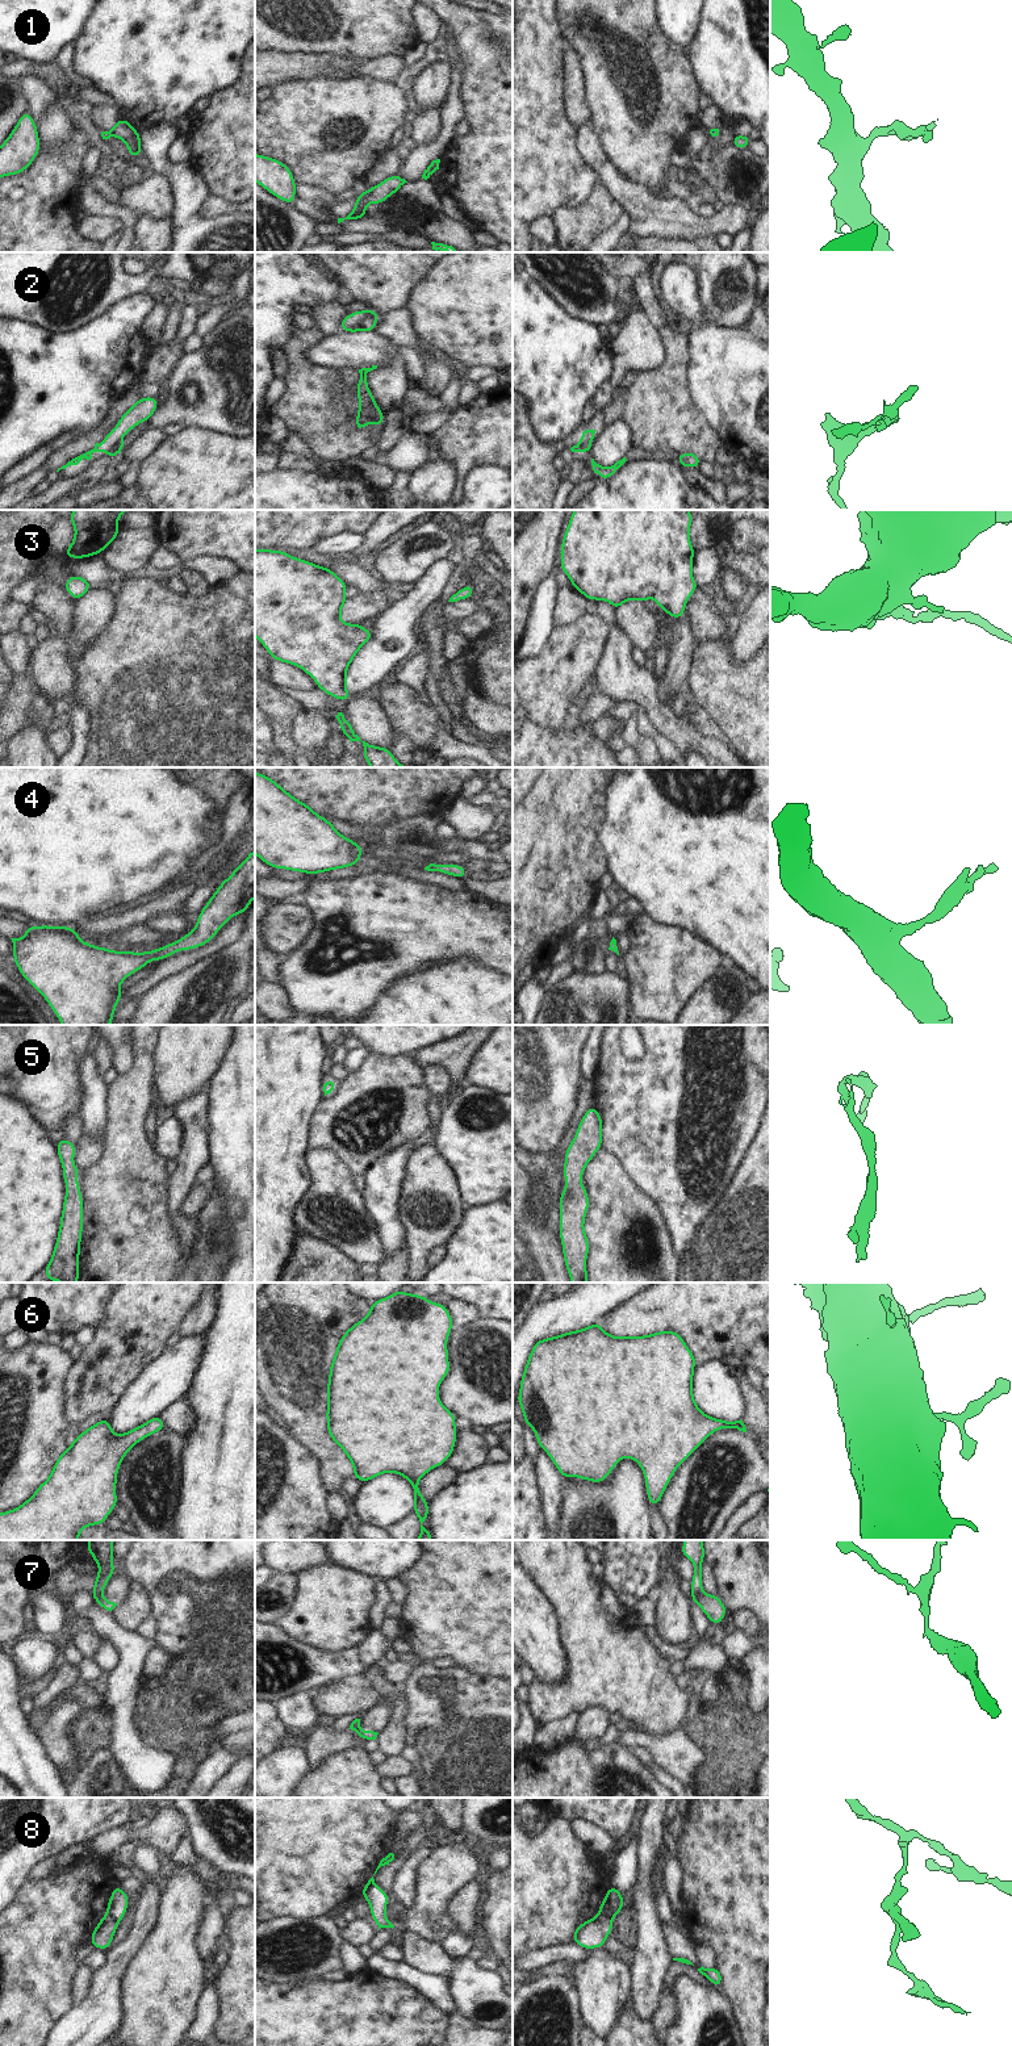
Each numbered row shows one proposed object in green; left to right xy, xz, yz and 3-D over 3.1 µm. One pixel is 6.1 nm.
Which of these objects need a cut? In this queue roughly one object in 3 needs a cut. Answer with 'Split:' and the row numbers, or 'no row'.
Split: 7, 8

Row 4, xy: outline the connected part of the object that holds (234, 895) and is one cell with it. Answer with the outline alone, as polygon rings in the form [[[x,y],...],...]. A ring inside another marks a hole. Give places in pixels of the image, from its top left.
[[[255,849],[247,858],[229,875],[212,895],[206,905],[200,911],[200,916],[191,933],[184,934],[177,942],[173,941],[160,949],[151,951],[133,953],[129,950],[116,951],[99,947],[79,940],[79,932],[71,926],[29,926],[22,938],[11,938],[13,942],[13,962],[21,975],[26,979],[47,1001],[62,1025],[110,1025],[114,1017],[114,1008],[121,1003],[121,983],[135,971],[143,968],[151,961],[162,961],[180,950],[191,950],[210,942],[217,932],[235,915],[243,913],[255,898]]]

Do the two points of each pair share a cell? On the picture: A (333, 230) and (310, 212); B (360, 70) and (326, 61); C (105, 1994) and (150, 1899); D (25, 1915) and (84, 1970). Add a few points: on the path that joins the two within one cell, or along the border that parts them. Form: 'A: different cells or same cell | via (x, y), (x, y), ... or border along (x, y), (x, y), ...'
A: same cell | via (326, 230), (316, 218)
B: different cells | border along (360, 61), (346, 75)
C: same cell | via (112, 1970), (142, 1923)
D: different cells | border along (79, 1963), (72, 1977), (71, 1994)

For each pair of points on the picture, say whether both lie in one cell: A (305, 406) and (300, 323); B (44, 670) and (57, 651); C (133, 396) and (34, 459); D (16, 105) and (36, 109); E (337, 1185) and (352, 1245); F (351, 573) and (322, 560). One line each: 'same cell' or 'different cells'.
A: different cells
B: same cell
C: different cells
D: different cells
E: same cell
F: same cell

